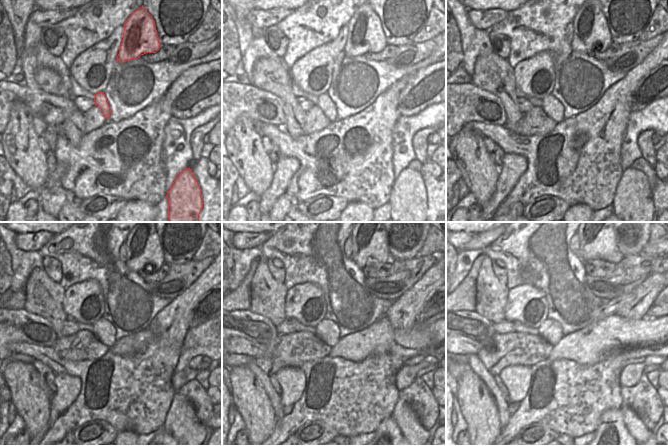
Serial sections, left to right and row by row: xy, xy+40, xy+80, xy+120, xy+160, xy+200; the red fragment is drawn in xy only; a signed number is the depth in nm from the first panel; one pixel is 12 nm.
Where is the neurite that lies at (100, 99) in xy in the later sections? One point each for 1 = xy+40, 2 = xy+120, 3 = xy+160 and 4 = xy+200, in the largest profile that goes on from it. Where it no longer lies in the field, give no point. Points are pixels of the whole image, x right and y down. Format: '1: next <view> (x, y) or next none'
1: next xy+40 (324, 102)
2: next xy+120 (102, 329)
3: next xy+160 (327, 330)
4: next xy+200 (550, 330)

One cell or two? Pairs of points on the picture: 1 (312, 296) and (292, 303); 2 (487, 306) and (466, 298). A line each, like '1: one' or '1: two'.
1: one
2: two

